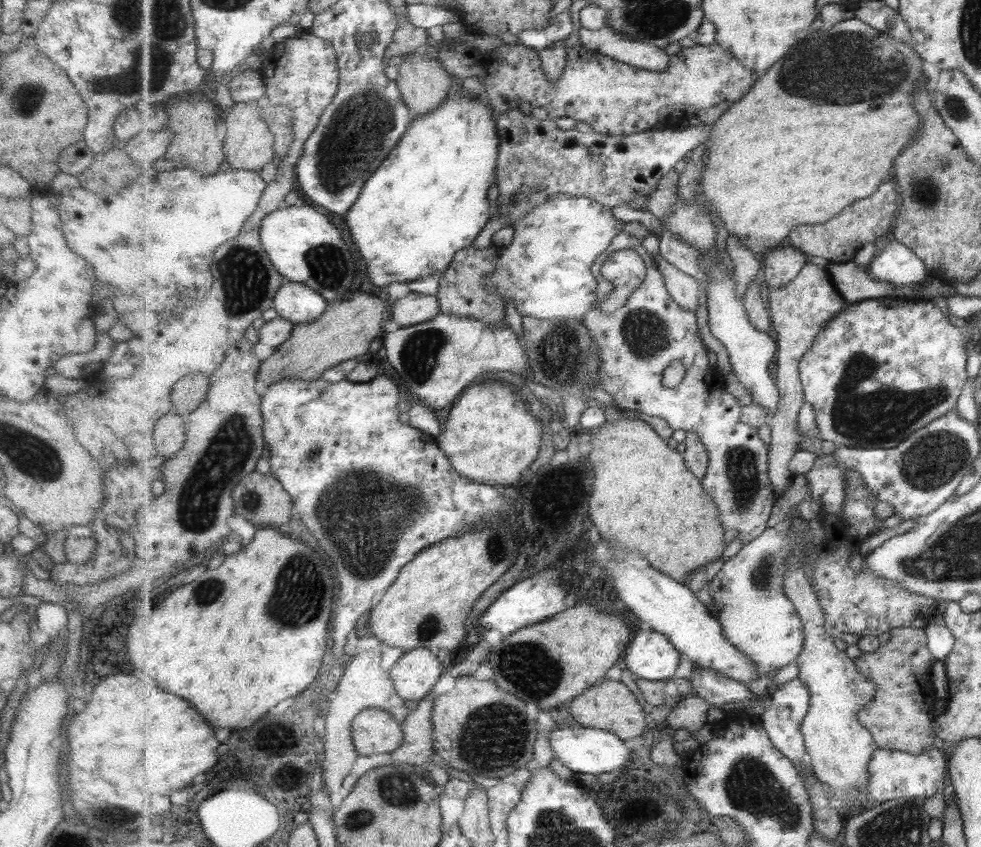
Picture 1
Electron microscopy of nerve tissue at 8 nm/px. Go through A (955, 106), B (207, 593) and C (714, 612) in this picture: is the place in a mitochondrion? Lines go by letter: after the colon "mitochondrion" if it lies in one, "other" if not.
A: mitochondrion
B: mitochondrion
C: other

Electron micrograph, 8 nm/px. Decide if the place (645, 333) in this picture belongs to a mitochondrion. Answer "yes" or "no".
yes

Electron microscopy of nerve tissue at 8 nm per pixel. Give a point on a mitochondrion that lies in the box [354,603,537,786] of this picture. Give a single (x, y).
(495, 735)

